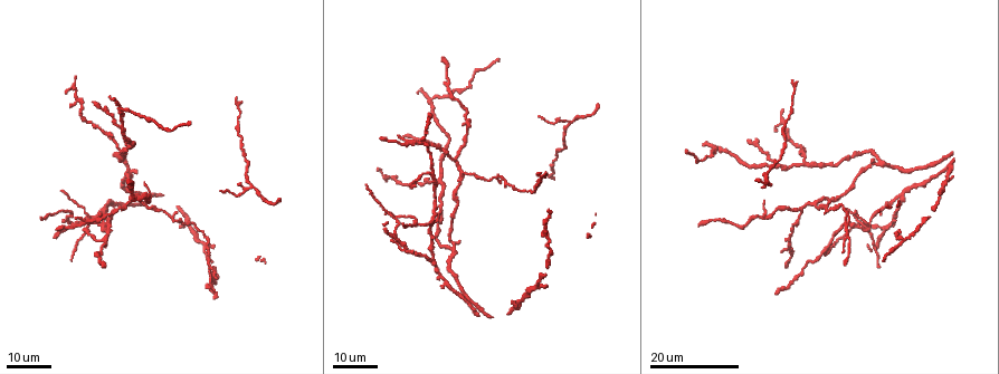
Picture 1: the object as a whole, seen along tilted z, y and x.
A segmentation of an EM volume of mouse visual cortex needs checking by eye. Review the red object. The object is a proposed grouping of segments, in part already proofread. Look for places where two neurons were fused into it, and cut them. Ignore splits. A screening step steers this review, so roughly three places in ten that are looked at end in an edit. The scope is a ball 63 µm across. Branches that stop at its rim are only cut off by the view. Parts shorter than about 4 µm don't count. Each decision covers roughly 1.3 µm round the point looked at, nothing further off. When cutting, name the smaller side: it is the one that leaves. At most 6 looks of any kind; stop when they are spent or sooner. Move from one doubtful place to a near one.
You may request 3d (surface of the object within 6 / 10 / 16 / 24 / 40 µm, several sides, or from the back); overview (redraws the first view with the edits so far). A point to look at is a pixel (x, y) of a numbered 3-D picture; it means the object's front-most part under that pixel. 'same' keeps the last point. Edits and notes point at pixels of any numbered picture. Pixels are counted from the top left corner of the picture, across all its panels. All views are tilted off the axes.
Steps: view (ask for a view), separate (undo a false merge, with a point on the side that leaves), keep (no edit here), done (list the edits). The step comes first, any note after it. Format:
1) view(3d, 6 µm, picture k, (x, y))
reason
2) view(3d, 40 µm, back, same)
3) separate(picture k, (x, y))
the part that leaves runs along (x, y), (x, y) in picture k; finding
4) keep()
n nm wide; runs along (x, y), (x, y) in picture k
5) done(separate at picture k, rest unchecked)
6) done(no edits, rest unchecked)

view(3d, 24 µm, picture 1, (460, 174))
a fork

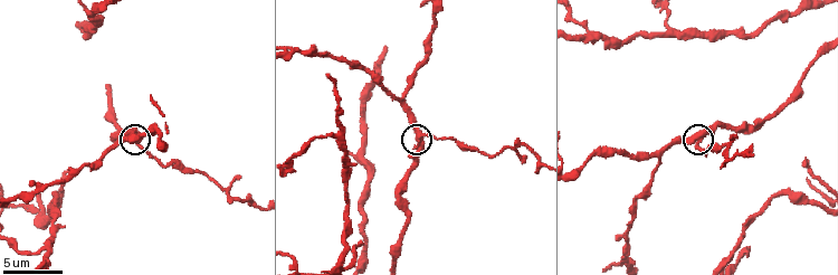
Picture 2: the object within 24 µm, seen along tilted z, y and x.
view(3d, 10 µm, picture 2, (692, 143))

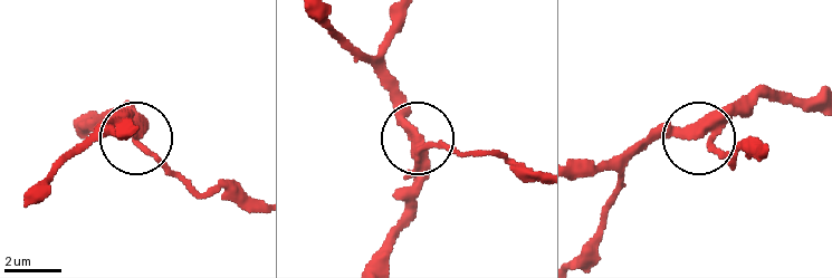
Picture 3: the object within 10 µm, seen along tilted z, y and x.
separate(picture 3, (162, 165))
the part that leaves runs along (417, 162), (426, 149), (441, 145), (500, 156), (537, 172) in picture 3; a second neuron is stuck on

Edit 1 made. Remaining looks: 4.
view(3d, 10 µm, picture 2, (359, 156))
a fork

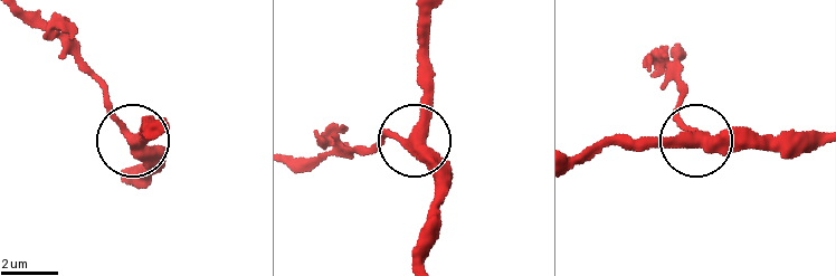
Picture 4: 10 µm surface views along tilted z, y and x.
keep()
runs along (818, 141), (697, 139), (678, 113), (676, 84) in picture 4; continuous, no second neuron

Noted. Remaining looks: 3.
view(overview)

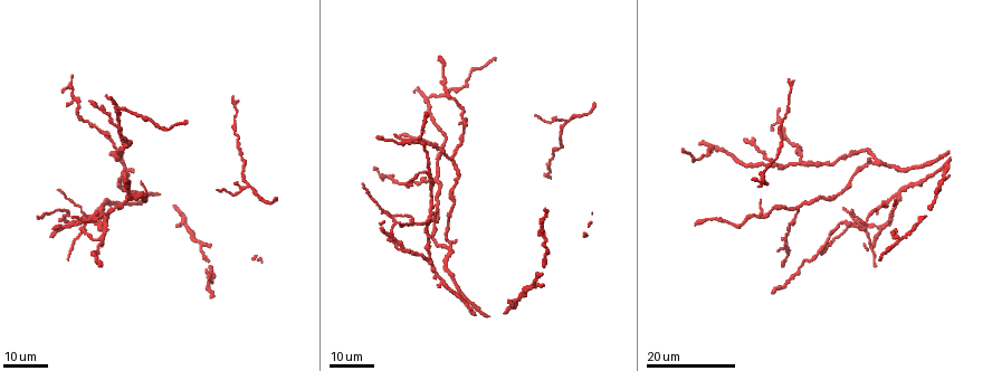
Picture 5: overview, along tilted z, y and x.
view(3d, 24 µm, picture 5, (763, 213))
small branch off a trunk

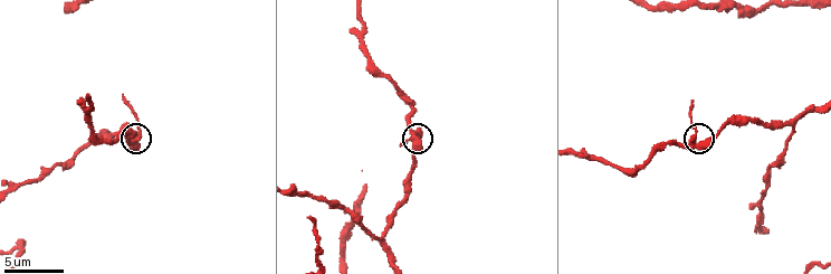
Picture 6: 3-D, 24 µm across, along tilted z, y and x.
view(3d, 10 µm, picture 6, (415, 132))

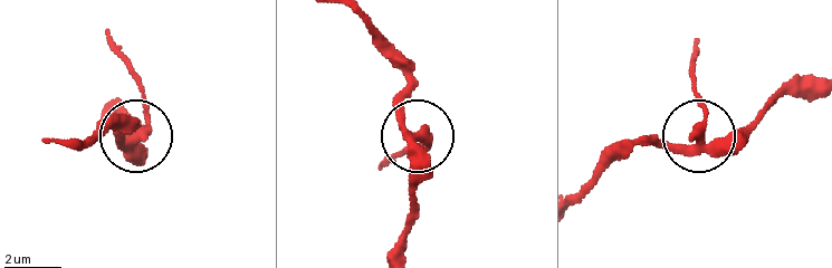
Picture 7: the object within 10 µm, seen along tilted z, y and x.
keep()
330 nm wide; runs along (392, 257), (409, 217), (419, 149), (405, 121), (405, 61) in picture 7; all the same neuron

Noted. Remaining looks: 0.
done(separate at picture 3, rest unchecked)

